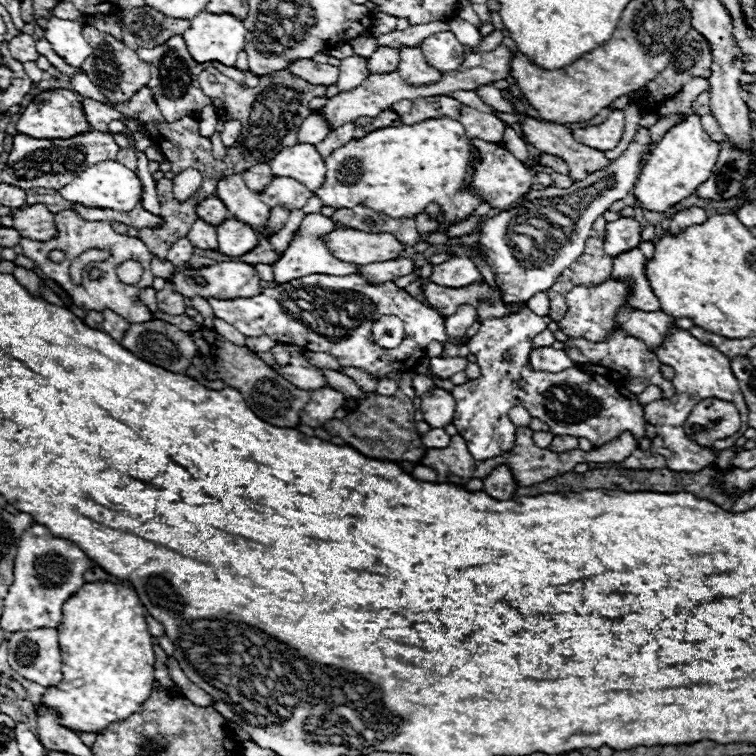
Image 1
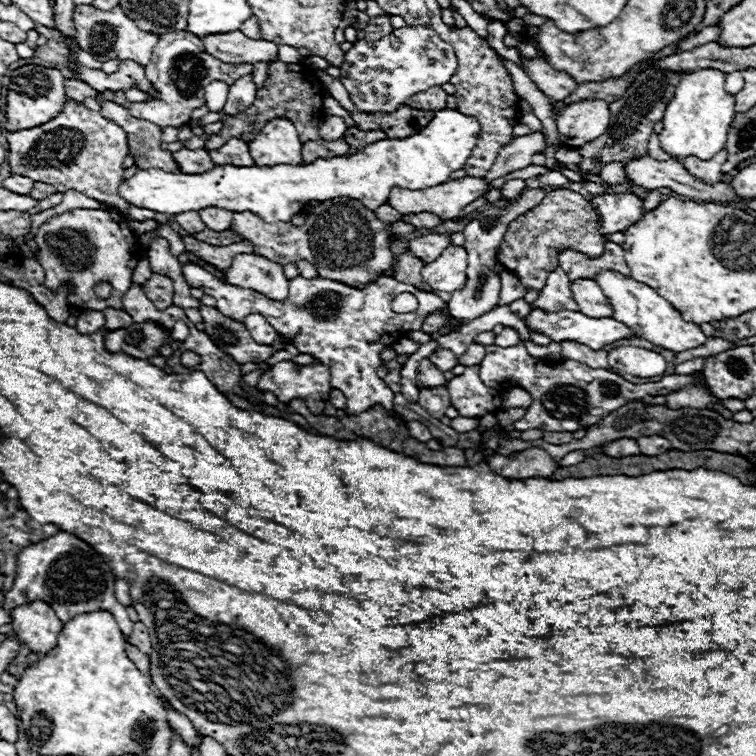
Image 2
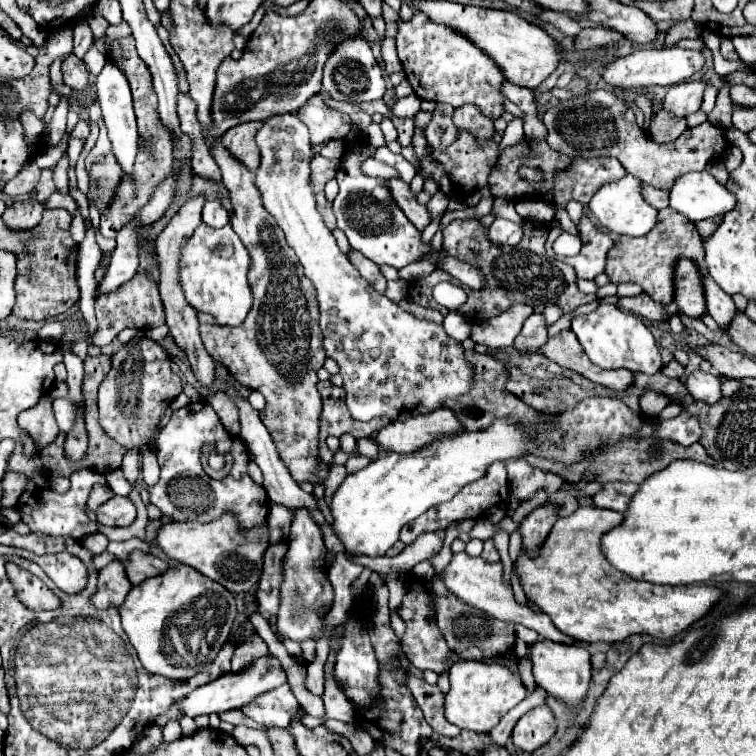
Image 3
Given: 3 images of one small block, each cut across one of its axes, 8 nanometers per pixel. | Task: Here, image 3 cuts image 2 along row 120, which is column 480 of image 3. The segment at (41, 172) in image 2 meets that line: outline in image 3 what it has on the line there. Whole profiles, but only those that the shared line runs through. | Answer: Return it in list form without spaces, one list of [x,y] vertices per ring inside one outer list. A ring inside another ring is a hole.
[[[414,10],[410,20],[398,20],[396,50],[398,58],[404,64],[404,74],[414,88],[414,94],[422,100],[444,102],[454,108],[464,104],[474,104],[490,120],[498,120],[504,110],[504,72],[500,66],[476,44],[472,44],[464,34],[456,32],[450,26],[436,24],[428,20],[424,12]]]

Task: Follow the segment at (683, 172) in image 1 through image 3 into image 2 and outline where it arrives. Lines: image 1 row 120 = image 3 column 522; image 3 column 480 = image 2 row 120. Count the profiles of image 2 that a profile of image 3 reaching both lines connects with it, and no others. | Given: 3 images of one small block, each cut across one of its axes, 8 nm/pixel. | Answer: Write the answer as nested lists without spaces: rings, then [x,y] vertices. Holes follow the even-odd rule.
[[[696,70],[684,76],[680,88],[676,88],[662,118],[660,148],[678,162],[688,156],[710,160],[724,148],[730,122],[734,120],[734,96],[724,92],[724,80],[724,72]]]

